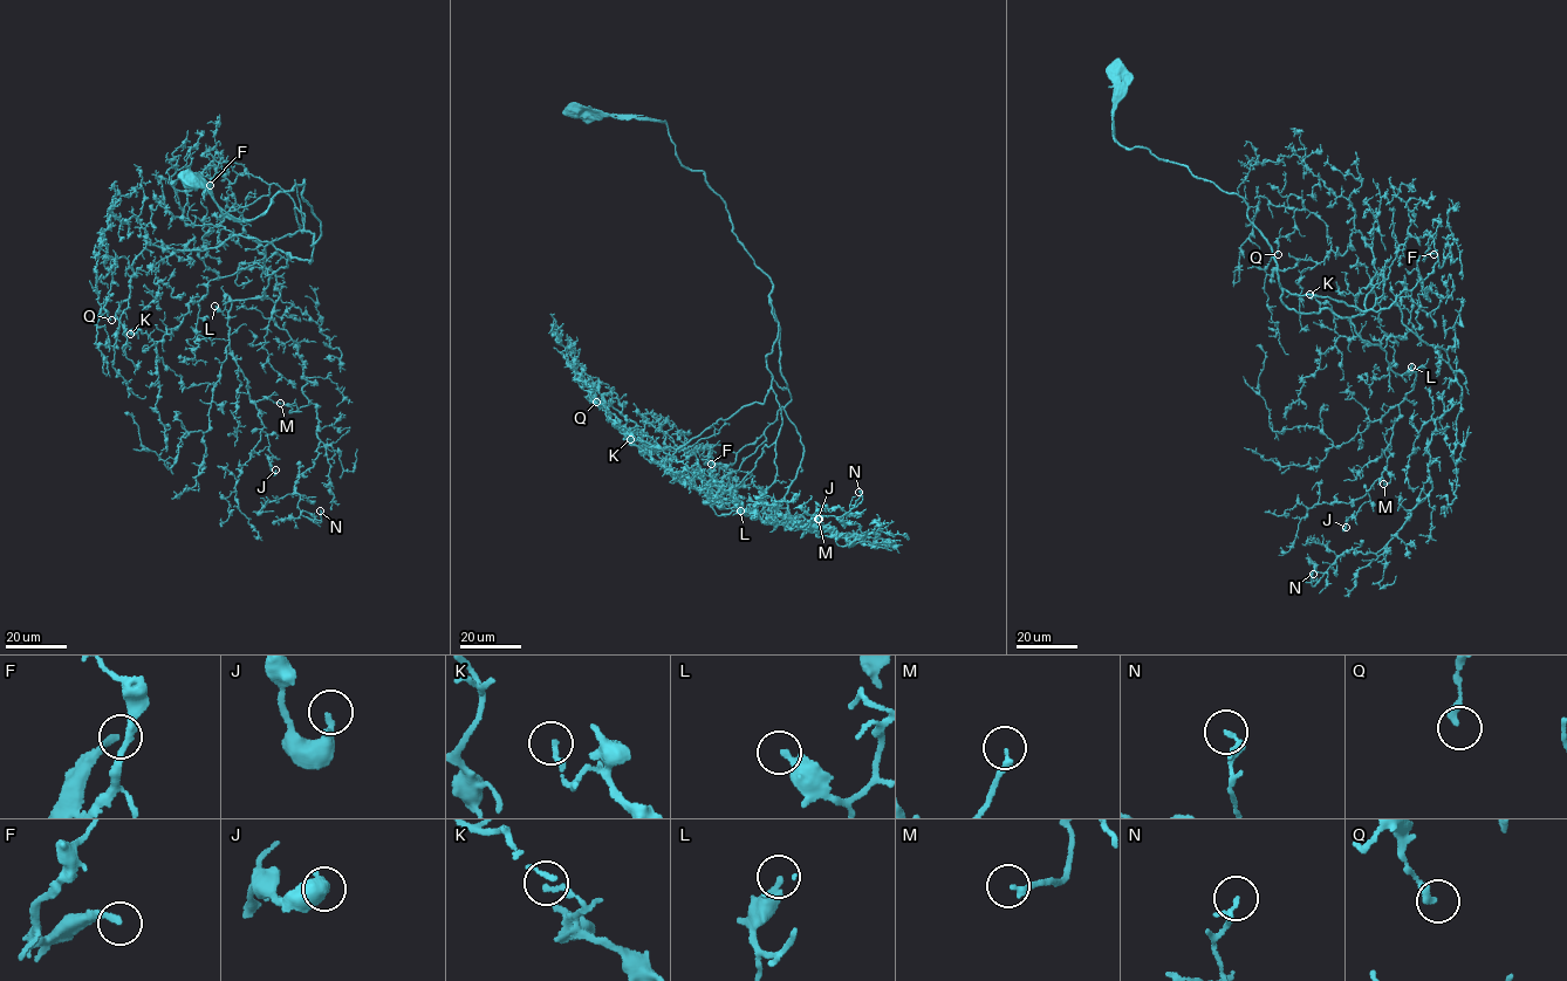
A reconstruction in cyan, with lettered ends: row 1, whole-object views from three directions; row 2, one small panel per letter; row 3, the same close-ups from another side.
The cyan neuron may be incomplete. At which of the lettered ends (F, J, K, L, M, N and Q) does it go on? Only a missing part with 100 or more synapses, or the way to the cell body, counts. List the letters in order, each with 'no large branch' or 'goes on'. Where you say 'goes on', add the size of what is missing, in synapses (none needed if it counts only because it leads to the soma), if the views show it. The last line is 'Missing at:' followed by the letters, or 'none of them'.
F: no large branch
J: no large branch
K: no large branch
L: no large branch
M: no large branch
N: no large branch
Q: no large branch
Missing at: none of them

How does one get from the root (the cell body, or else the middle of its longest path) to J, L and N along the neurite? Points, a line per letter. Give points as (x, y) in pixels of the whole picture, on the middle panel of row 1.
J: (575, 110), (665, 122), (770, 278), (781, 423), (755, 513), (789, 529), (818, 519)
L: (575, 110), (665, 122), (773, 286), (778, 473), (740, 510)
N: (575, 110), (665, 122), (772, 281), (803, 453), (792, 519), (850, 547), (867, 534), (840, 519), (859, 492)

